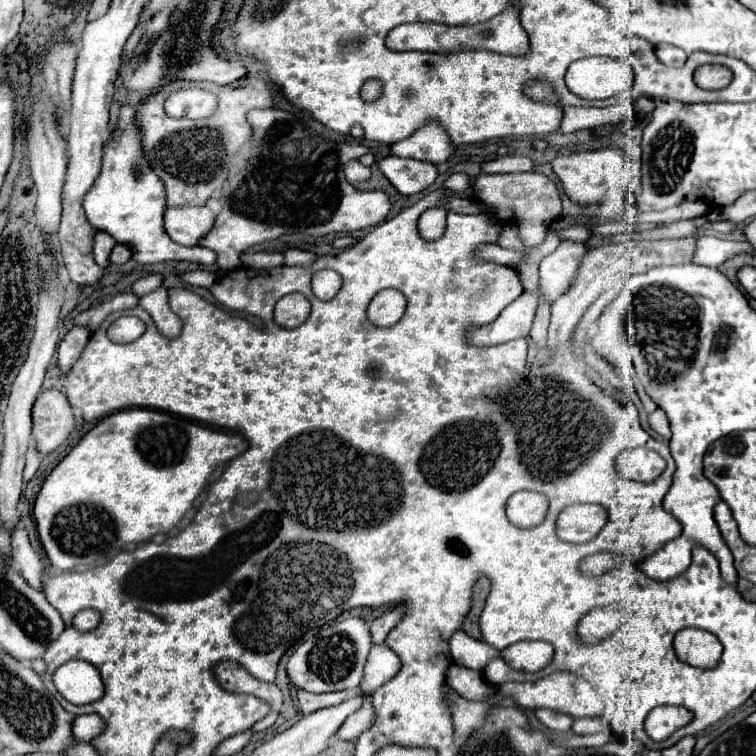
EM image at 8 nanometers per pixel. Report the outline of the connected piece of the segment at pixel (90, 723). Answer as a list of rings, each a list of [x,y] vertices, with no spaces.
[[[91,713],[91,715],[79,715],[73,721],[73,737],[77,741],[87,741],[91,737],[97,737],[99,733],[103,733],[103,719],[99,719],[99,715]]]

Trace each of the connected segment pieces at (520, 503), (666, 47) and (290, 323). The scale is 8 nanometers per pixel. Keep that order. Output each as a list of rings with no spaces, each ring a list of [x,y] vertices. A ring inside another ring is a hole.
[[[533,491],[515,493],[507,501],[507,515],[513,515],[513,523],[517,527],[535,527],[547,515],[547,497]]]
[[[669,43],[657,45],[657,57],[669,67],[681,67],[687,61],[687,55],[679,47],[673,47]]]
[[[301,293],[285,295],[275,305],[274,319],[285,329],[299,327],[309,315],[309,301]]]

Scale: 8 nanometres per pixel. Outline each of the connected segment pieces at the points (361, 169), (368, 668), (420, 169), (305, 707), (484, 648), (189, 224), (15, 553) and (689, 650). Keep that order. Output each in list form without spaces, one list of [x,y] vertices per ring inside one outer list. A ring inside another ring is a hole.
[[[349,161],[349,163],[345,165],[345,169],[343,169],[343,171],[345,171],[347,181],[349,181],[349,183],[353,183],[353,185],[371,177],[371,169],[369,169],[369,167],[365,167],[365,165],[361,165],[359,161]]]
[[[387,645],[371,647],[365,665],[365,677],[361,681],[361,691],[365,695],[371,695],[377,687],[391,681],[393,675],[399,673],[399,667],[401,667],[401,659]]]
[[[389,155],[379,159],[377,165],[401,195],[415,195],[433,185],[437,179],[437,167],[425,161],[399,159]]]
[[[297,691],[297,699],[299,699],[299,709],[303,715],[307,713],[313,713],[313,711],[319,711],[319,709],[325,709],[325,707],[331,707],[331,705],[339,705],[343,703],[343,699],[349,699],[351,693],[349,691],[341,691],[341,693],[321,693],[321,695],[315,695],[315,693],[309,693],[309,691]]]
[[[457,631],[451,637],[449,647],[451,647],[451,657],[457,665],[475,669],[475,671],[483,671],[487,667],[487,663],[495,655],[499,655],[499,651],[495,651],[491,645],[485,645],[483,641],[477,641],[463,631]]]
[[[167,207],[165,215],[165,231],[179,245],[197,245],[201,237],[205,237],[213,223],[215,213],[209,207]]]
[[[19,525],[15,533],[11,533],[11,557],[21,575],[27,579],[27,583],[41,591],[43,585],[43,565],[39,561],[39,555],[33,551],[27,531]]]
[[[683,629],[675,635],[677,657],[699,669],[715,669],[719,665],[723,645],[715,635],[699,629]]]

